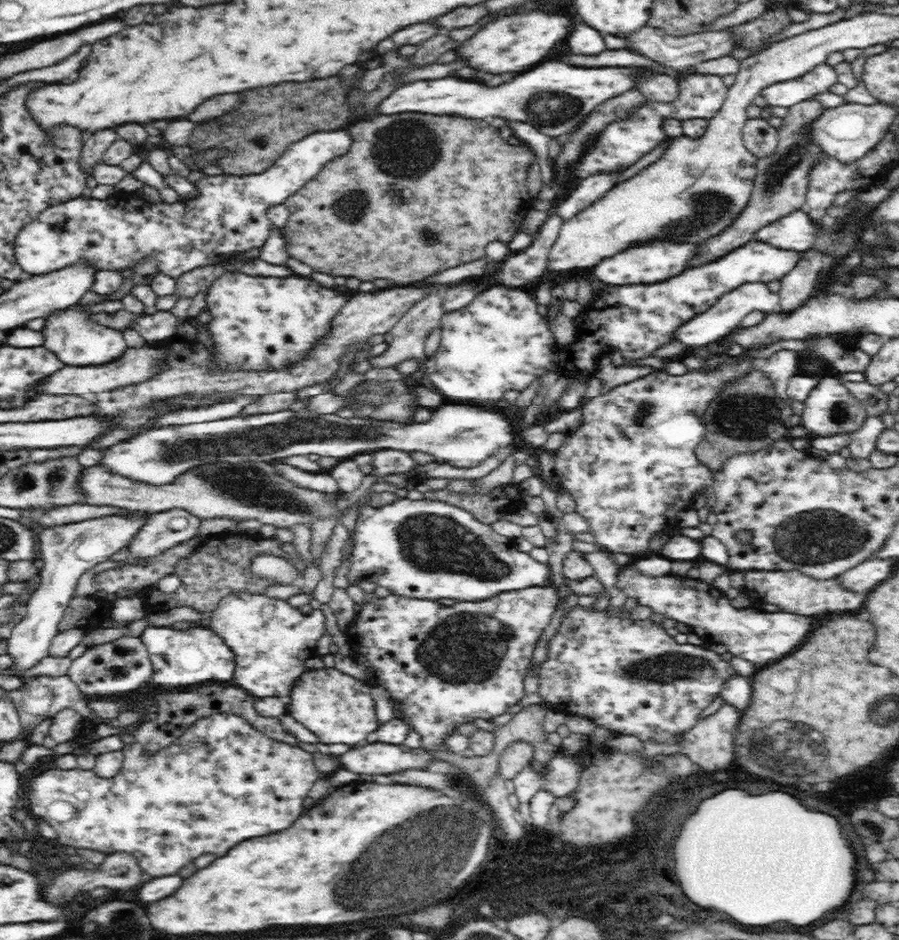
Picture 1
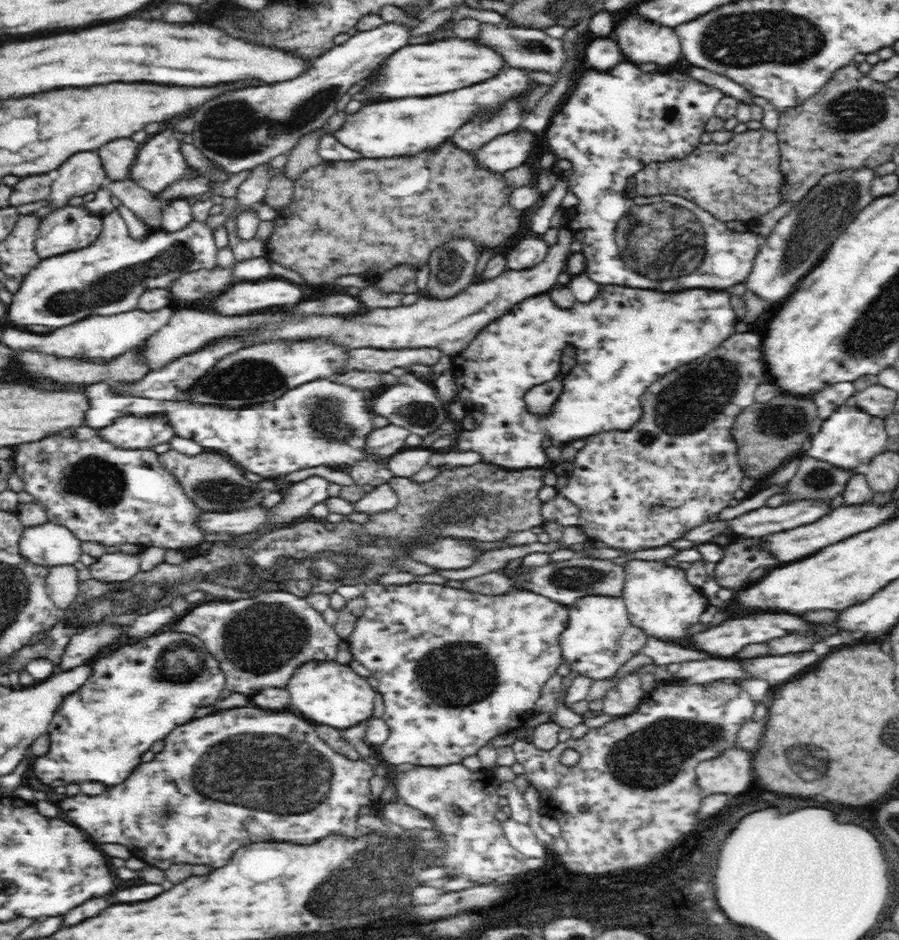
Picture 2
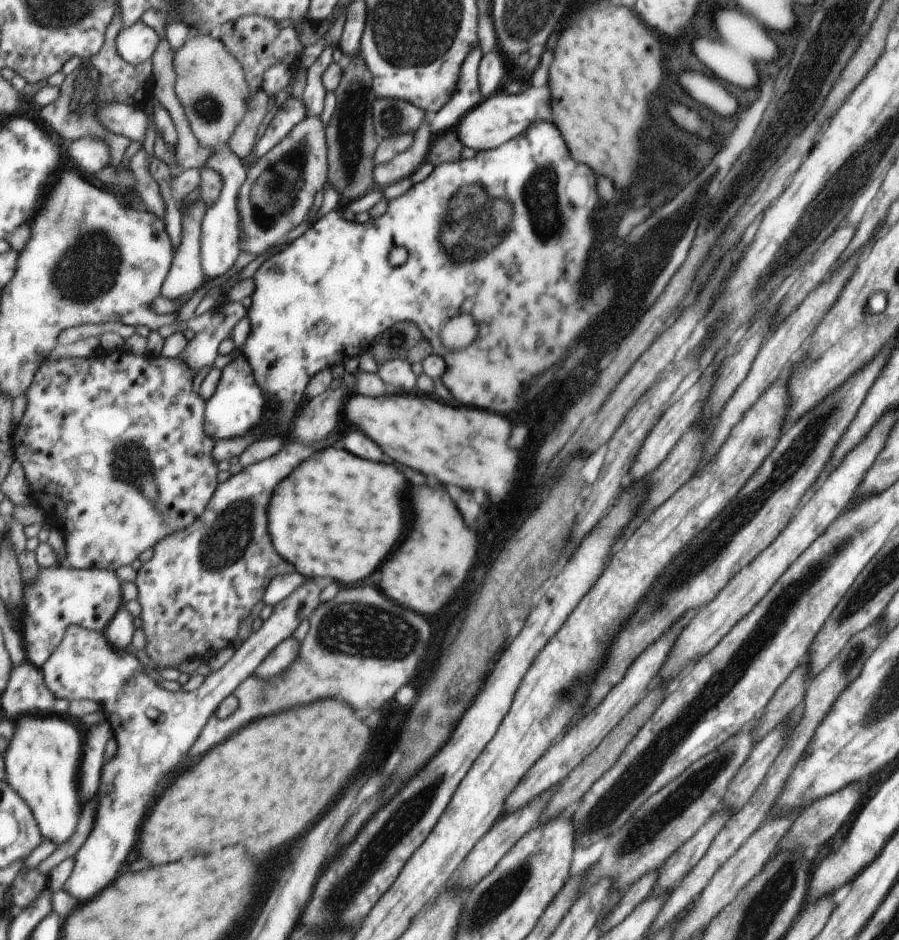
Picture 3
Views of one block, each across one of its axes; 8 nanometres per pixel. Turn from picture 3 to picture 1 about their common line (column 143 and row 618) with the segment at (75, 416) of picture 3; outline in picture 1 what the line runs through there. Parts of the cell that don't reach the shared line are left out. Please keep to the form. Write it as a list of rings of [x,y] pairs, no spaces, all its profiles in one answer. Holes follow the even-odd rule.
[[[556,587],[528,588],[526,590],[508,591],[500,593],[482,602],[456,601],[451,606],[440,605],[432,599],[414,598],[406,595],[391,594],[383,598],[374,597],[366,602],[346,627],[348,644],[352,651],[352,658],[365,666],[375,674],[375,682],[390,693],[398,718],[408,727],[410,732],[420,736],[420,744],[428,752],[450,752],[448,740],[456,734],[460,734],[460,726],[474,724],[474,722],[490,722],[496,720],[500,714],[508,712],[512,706],[516,706],[526,698],[526,676],[532,670],[532,660],[536,654],[536,646],[544,632],[550,628],[550,622],[554,620],[554,614],[564,605],[564,598]]]

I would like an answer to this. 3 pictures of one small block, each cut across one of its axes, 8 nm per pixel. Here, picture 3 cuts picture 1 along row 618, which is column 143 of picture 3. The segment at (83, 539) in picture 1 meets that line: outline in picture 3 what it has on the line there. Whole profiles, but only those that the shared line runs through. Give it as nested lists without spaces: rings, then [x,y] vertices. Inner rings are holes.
[[[138,21],[134,26],[123,29],[117,45],[128,62],[139,65],[153,58],[161,42],[160,34],[152,26]]]

